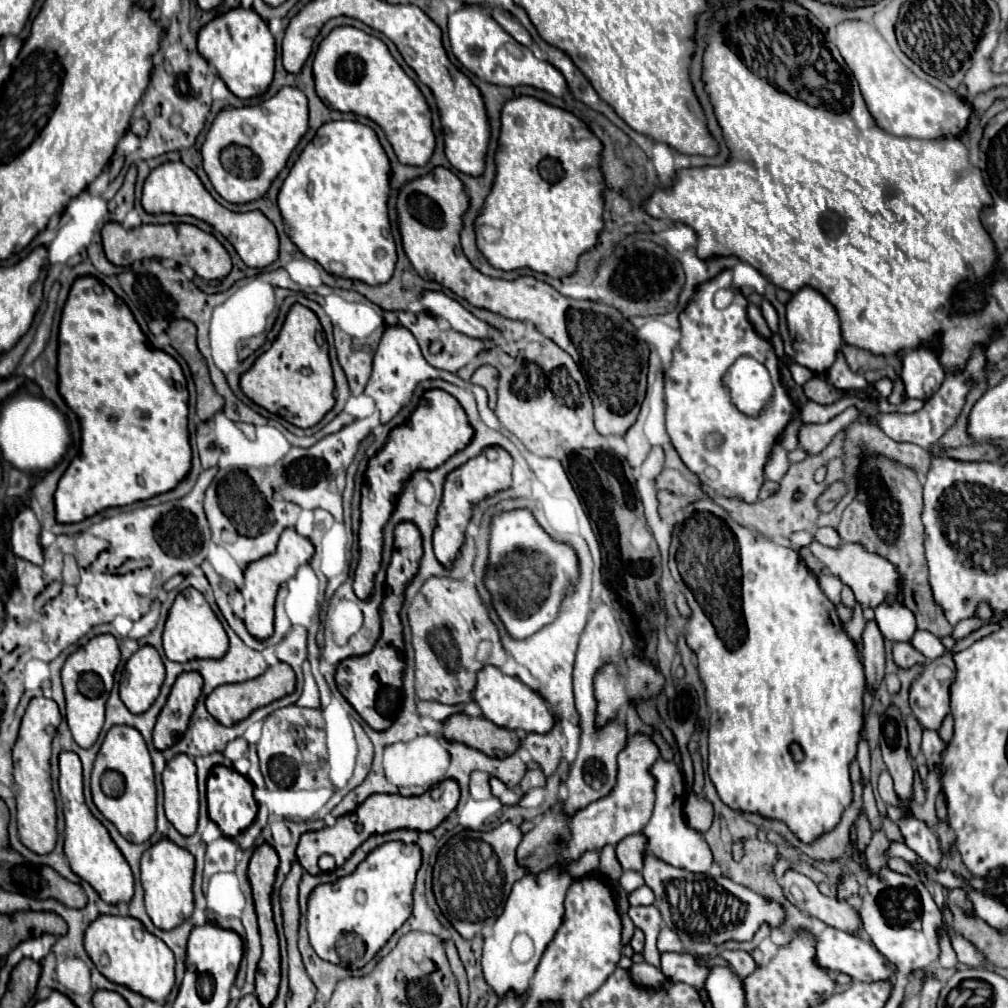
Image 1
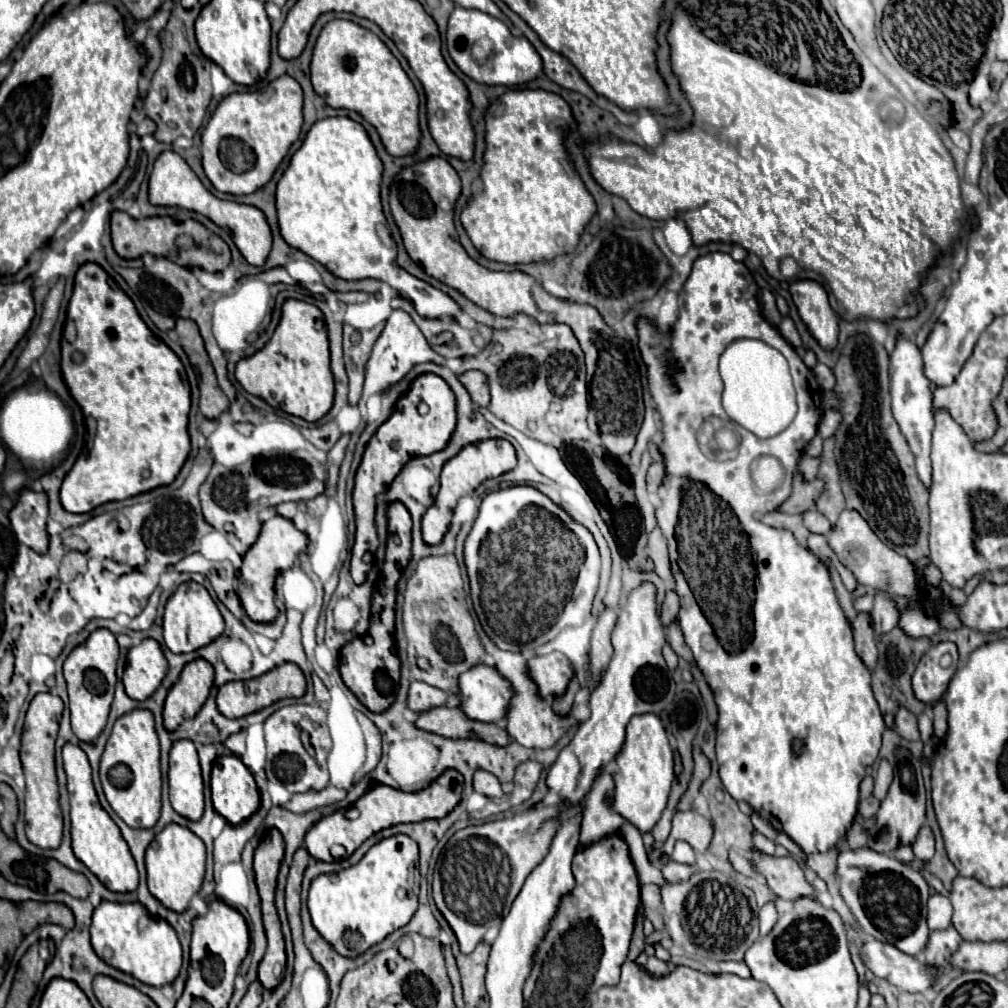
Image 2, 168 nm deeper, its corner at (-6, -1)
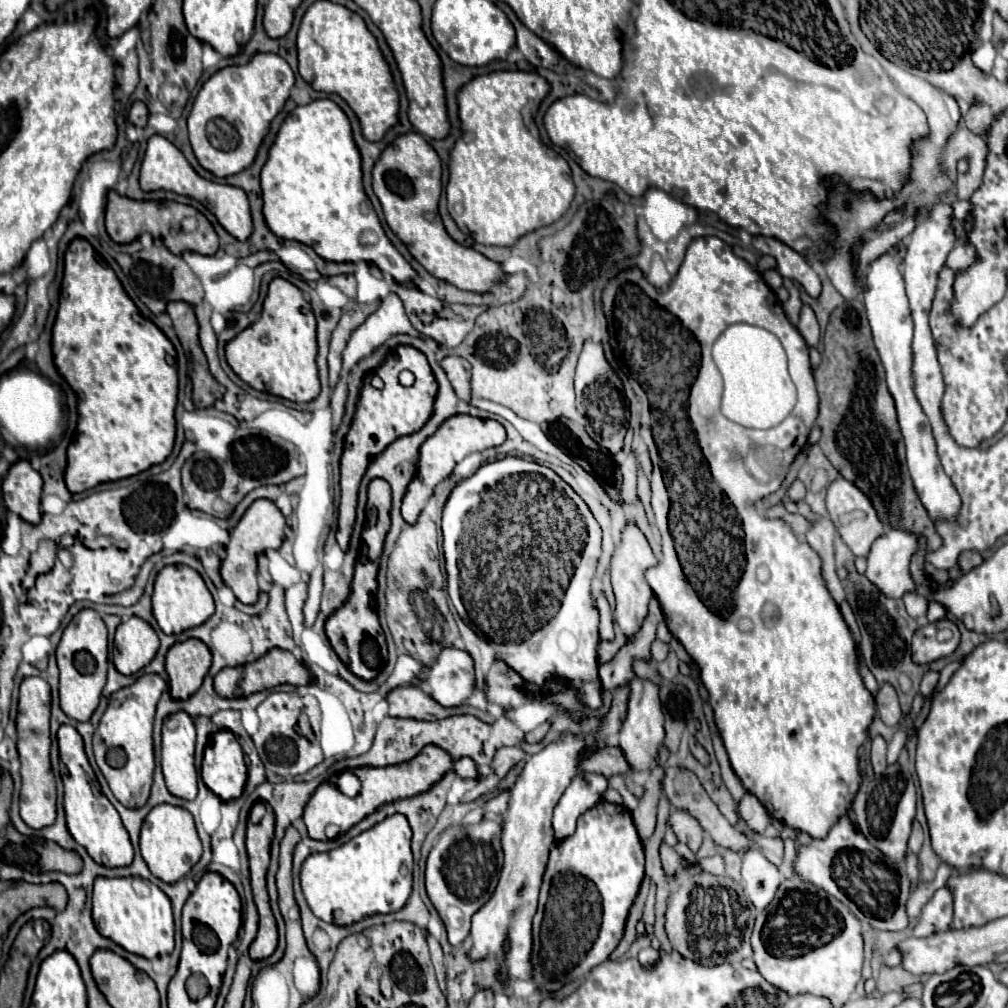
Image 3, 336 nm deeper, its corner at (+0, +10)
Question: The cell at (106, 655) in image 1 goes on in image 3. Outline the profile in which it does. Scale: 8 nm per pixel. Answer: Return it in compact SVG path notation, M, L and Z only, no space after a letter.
M82 609L62 633L56 649L60 669L60 707L74 721L88 721L100 703L100 693L106 683L108 669L108 635L106 625L94 609Z

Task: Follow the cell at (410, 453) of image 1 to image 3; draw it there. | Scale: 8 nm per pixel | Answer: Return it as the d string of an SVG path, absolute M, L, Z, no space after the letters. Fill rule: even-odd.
M398 347L396 349L398 359L388 357L386 363L382 367L378 367L378 375L384 381L382 389L374 389L374 387L364 387L354 419L352 419L352 427L346 435L346 445L344 445L344 455L340 461L340 489L342 489L342 501L340 501L340 517L338 517L338 545L342 551L348 549L350 545L350 537L354 531L354 521L356 521L356 505L358 505L358 489L360 489L360 481L366 473L366 465L370 465L370 461L374 457L378 457L378 453L382 453L382 449L386 449L386 445L390 445L390 441L396 441L398 437L404 437L406 433L416 433L418 429L422 429L422 425L426 425L426 421L430 419L430 409L434 409L434 393L438 393L438 383L434 381L434 373L426 361L426 355L420 353L414 347ZM400 371L412 371L416 381L410 387L400 385L398 375Z

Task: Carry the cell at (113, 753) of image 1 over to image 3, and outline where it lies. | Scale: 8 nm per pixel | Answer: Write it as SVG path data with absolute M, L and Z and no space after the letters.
M142 675L130 687L116 691L108 709L100 719L94 733L94 755L96 763L108 781L114 797L128 809L146 805L150 797L152 773L154 773L154 751L152 751L152 721L156 703L166 689L166 681L160 675Z

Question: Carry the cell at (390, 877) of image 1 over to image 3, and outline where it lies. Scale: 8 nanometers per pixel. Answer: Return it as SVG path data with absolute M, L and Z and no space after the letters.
M392 815L328 853L310 855L302 865L300 879L312 913L326 923L348 927L364 917L402 909L412 891L410 837L406 817Z

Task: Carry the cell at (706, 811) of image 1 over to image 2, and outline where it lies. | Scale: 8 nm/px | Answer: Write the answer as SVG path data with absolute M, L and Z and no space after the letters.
M694 810L688 812L676 812L674 814L674 822L672 822L672 832L668 836L668 840L664 842L664 846L660 848L660 852L664 854L672 854L674 850L674 842L676 840L686 840L696 854L706 852L710 840L712 840L714 828L712 822L704 816L700 816Z

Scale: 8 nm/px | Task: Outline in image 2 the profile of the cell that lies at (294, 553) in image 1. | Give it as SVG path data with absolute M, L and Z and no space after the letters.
M272 516L262 524L258 540L250 546L250 550L242 556L242 568L238 574L238 598L248 618L254 622L272 622L278 616L278 608L274 606L274 578L278 572L290 568L298 554L304 552L308 538L304 532L296 530L294 524L284 516Z

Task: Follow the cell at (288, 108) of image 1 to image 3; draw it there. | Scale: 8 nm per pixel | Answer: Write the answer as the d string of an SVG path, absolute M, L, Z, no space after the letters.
M256 53L248 65L226 67L214 73L198 91L188 117L188 133L198 163L216 177L230 177L248 169L270 123L284 109L294 87L294 71L274 53Z

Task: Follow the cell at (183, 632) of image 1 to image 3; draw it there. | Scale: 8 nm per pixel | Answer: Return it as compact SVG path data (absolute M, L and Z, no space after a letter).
M168 565L164 567L154 583L154 595L152 595L152 607L154 607L154 617L160 625L160 629L166 635L180 635L186 629L198 627L204 621L208 621L214 613L214 599L198 575L188 565Z

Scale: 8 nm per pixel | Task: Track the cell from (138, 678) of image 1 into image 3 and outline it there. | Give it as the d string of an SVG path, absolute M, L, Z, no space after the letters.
M140 617L120 623L114 637L114 665L122 675L134 675L146 667L158 651L158 635Z

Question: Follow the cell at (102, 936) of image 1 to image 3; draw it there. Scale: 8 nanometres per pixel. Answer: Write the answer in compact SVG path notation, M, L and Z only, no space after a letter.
M98 877L94 881L92 919L100 935L112 939L128 953L140 955L144 959L154 959L174 951L175 925L170 899L148 880L140 877Z

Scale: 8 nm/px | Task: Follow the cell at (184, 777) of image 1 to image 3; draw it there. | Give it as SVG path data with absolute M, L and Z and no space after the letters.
M180 711L180 713L174 713L174 715L164 719L164 725L162 725L162 773L164 773L164 781L166 781L166 787L172 795L176 795L180 799L188 799L188 801L192 801L198 793L198 789L196 789L198 773L194 767L194 743L196 743L196 729L194 729L194 721L188 713Z

